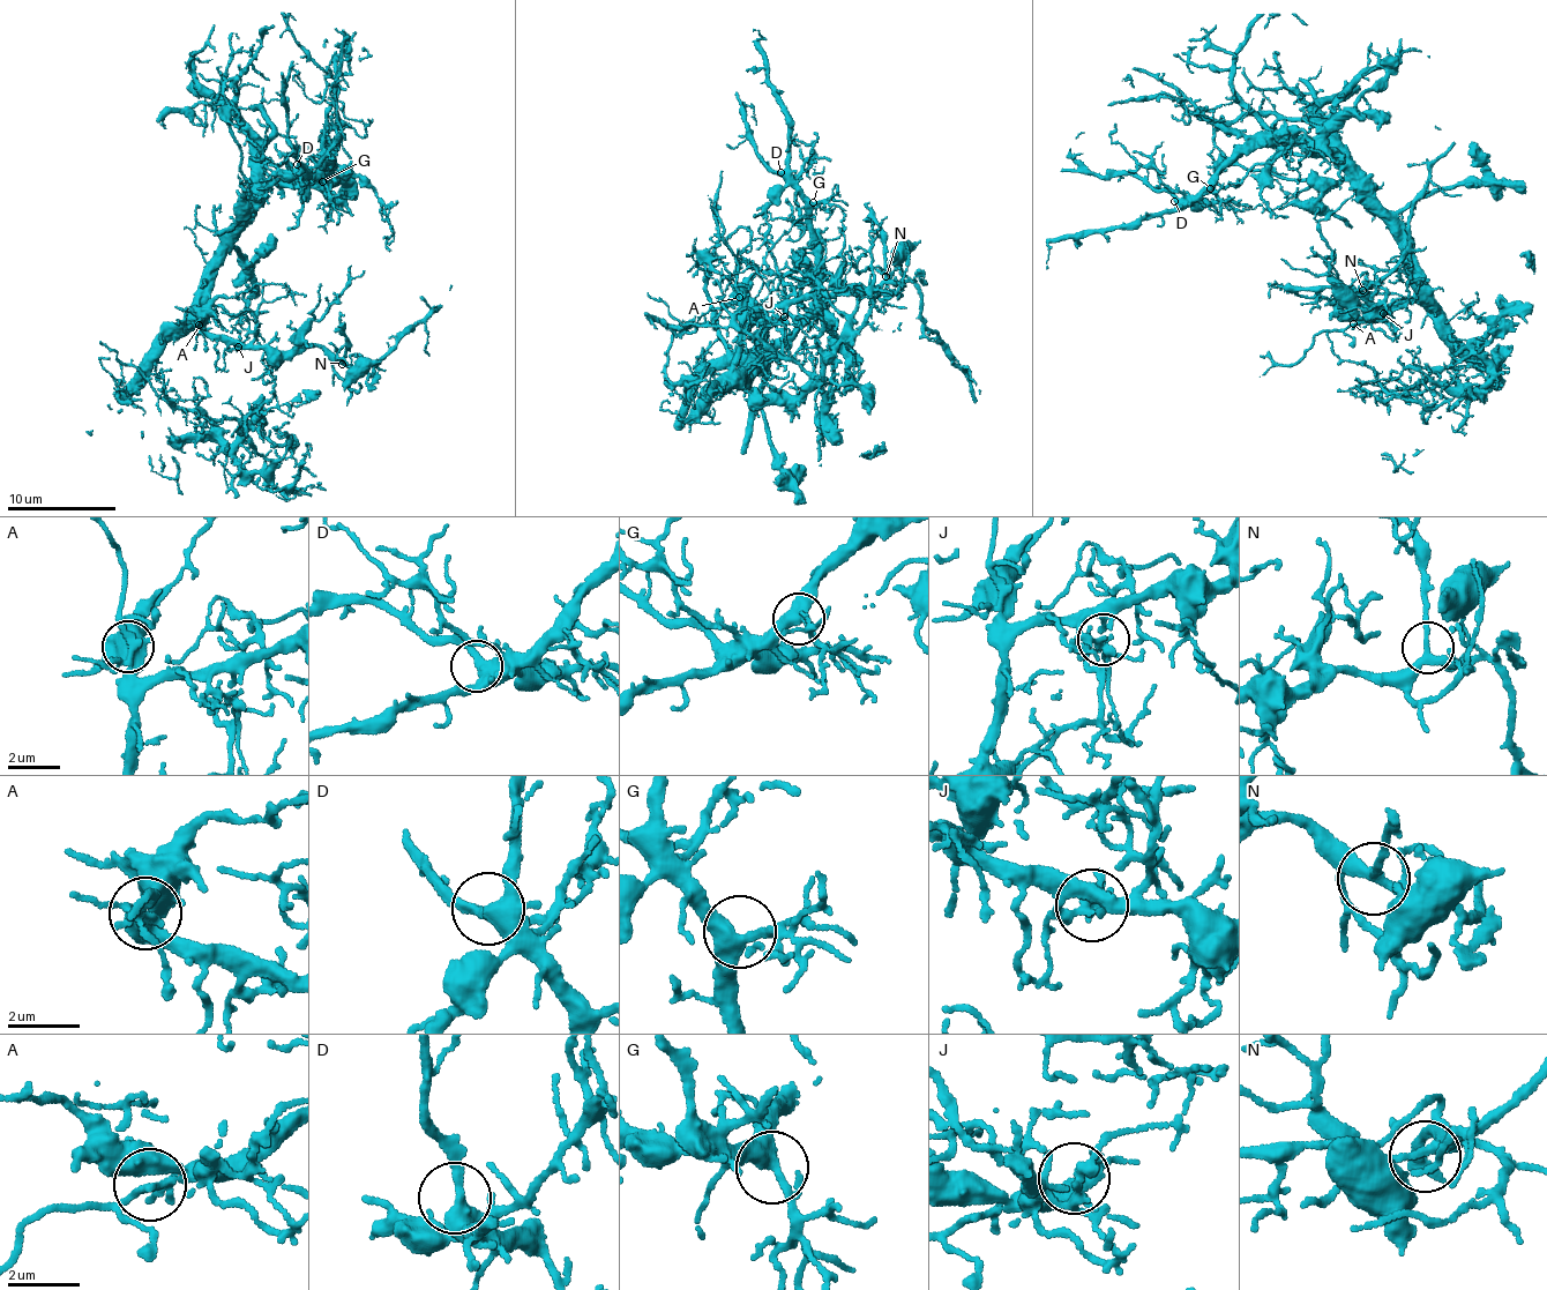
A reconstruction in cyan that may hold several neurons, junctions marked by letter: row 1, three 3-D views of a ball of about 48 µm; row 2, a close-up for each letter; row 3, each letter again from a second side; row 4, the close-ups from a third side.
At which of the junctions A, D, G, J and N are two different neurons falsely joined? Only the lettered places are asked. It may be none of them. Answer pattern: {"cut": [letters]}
{"cut": []}

